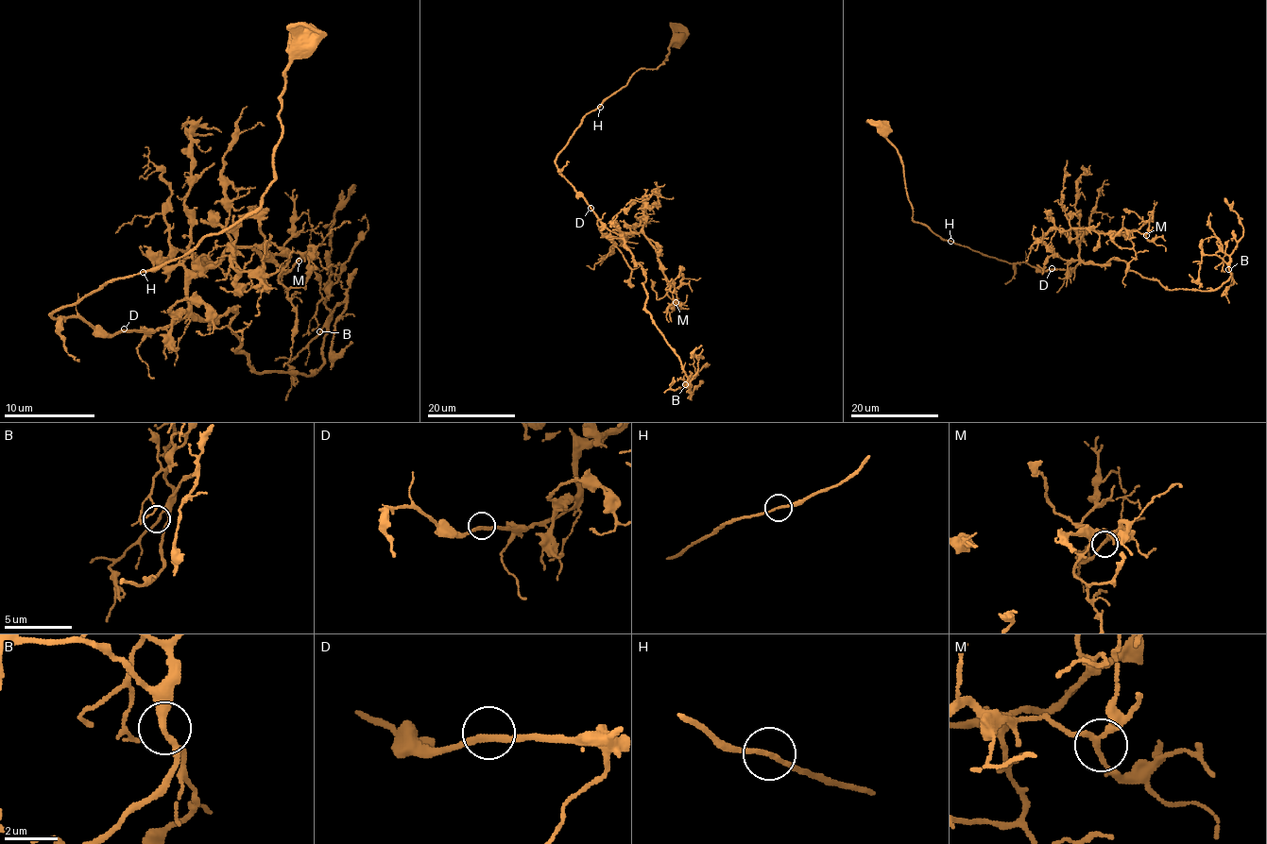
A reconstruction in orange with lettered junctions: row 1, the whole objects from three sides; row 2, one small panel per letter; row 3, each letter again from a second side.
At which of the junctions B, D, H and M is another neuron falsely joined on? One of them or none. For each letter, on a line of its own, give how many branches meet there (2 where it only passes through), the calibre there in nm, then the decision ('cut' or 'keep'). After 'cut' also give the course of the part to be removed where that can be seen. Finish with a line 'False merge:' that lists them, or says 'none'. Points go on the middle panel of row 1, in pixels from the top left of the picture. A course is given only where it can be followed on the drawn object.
B: 2 branches meet; 180 nm thick; keep
D: 2 branches meet; 200 nm thick; keep
H: 2 branches meet; 170 nm thick; keep
M: 3 branches meet; 170 nm thick; keep
False merge: none

